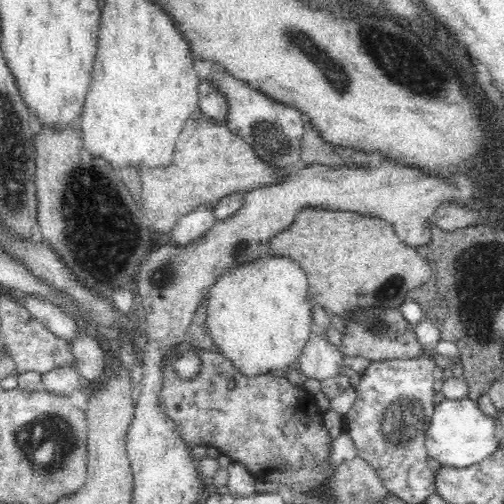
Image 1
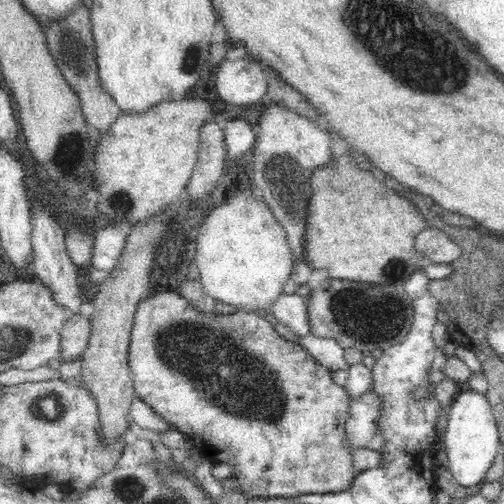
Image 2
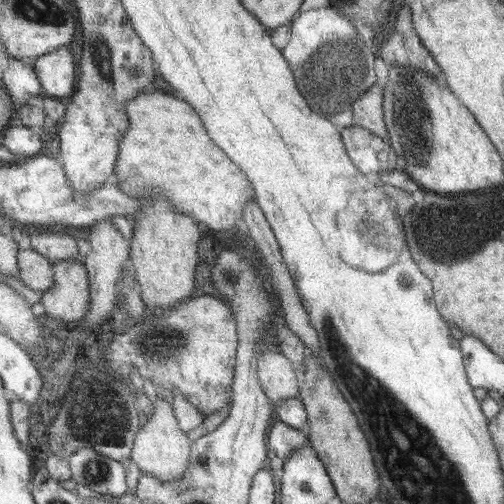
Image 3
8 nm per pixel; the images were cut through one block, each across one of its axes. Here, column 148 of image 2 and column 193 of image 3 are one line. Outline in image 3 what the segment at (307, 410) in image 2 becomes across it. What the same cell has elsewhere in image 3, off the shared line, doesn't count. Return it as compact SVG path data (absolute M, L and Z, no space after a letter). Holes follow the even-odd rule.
M199 296L187 302L181 302L175 310L163 316L147 316L143 326L137 324L127 332L119 334L111 346L105 350L105 360L111 362L111 368L117 372L119 378L129 376L137 370L141 378L151 378L153 386L163 396L173 396L171 392L179 390L185 398L199 408L205 416L223 410L225 406L233 404L233 384L237 376L237 354L239 354L241 338L239 338L239 324L233 314L233 308L223 298L213 296Z

